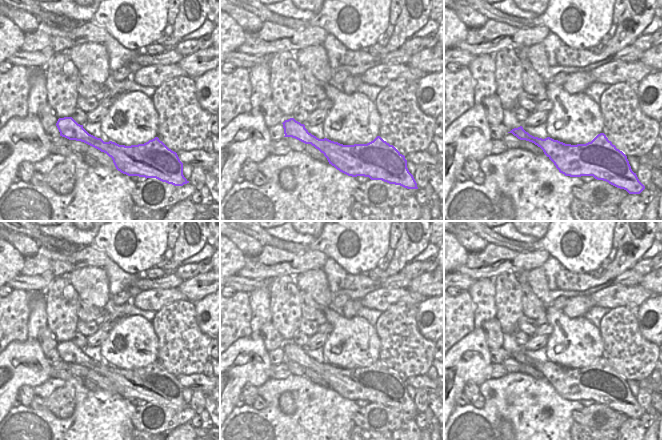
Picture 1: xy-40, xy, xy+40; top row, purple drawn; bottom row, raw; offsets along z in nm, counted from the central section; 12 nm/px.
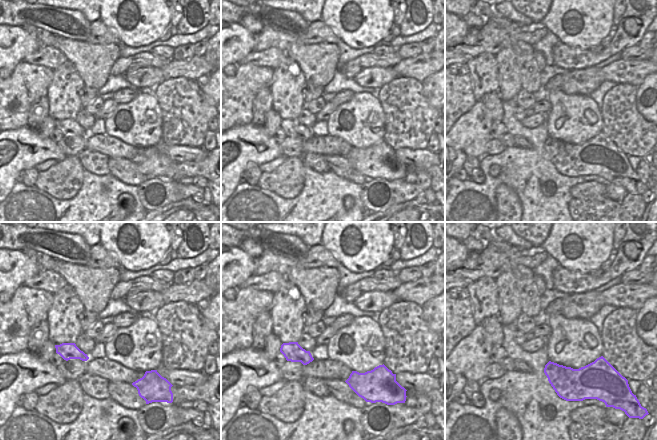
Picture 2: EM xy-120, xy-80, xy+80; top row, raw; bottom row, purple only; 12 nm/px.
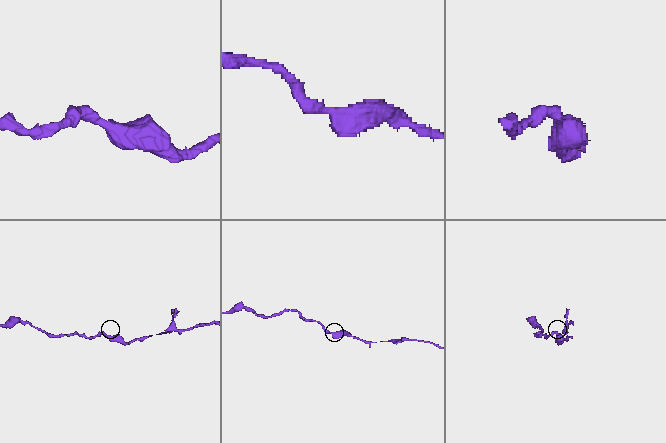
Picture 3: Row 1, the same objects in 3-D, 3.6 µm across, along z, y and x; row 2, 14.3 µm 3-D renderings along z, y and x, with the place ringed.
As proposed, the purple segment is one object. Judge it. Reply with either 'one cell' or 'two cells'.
one cell

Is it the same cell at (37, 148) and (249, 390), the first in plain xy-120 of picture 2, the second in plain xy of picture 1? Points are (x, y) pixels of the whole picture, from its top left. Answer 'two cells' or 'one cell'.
two cells

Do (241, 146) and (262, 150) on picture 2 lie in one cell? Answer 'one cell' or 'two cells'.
one cell

